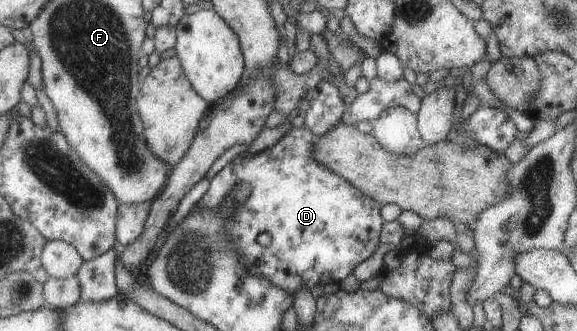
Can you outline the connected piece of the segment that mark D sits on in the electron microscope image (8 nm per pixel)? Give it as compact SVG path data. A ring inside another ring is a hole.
M290 127L278 143L270 149L262 150L250 157L235 157L228 162L210 180L206 193L195 203L198 209L216 209L224 203L224 197L238 185L246 183L250 187L250 195L244 203L236 205L234 213L224 221L224 231L230 237L240 261L246 263L246 271L250 275L266 277L272 285L284 289L293 295L298 289L312 289L314 285L340 283L352 273L352 269L368 259L378 247L378 235L382 227L380 216L381 204L366 195L362 195L345 179L330 171L328 167L316 163L312 159L312 145L317 138L307 127ZM260 233L270 237L268 245L260 245L256 239Z

